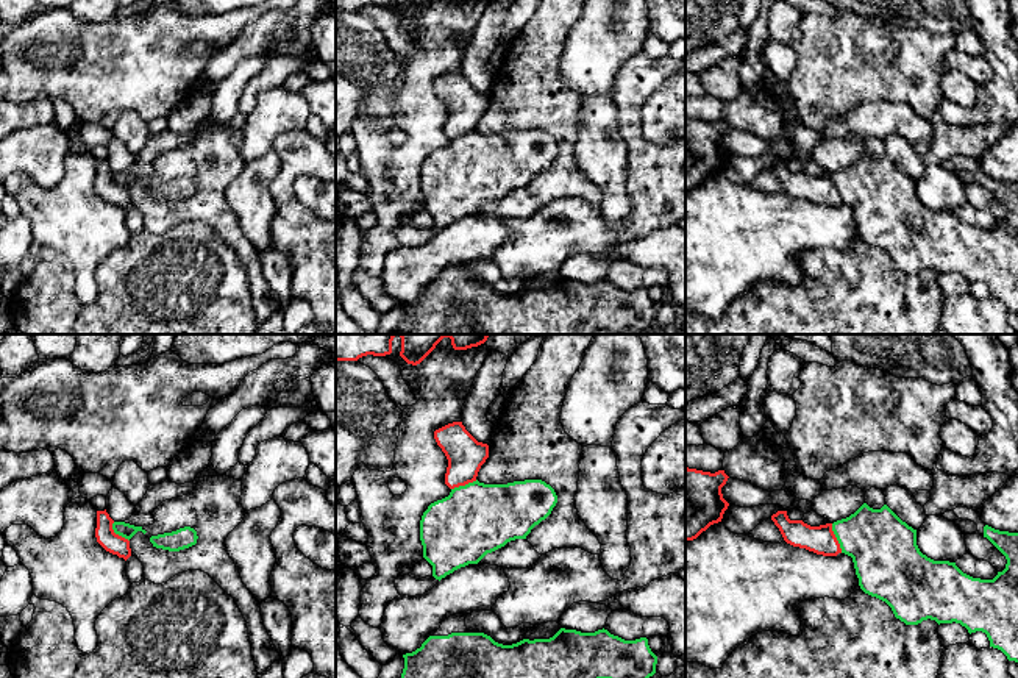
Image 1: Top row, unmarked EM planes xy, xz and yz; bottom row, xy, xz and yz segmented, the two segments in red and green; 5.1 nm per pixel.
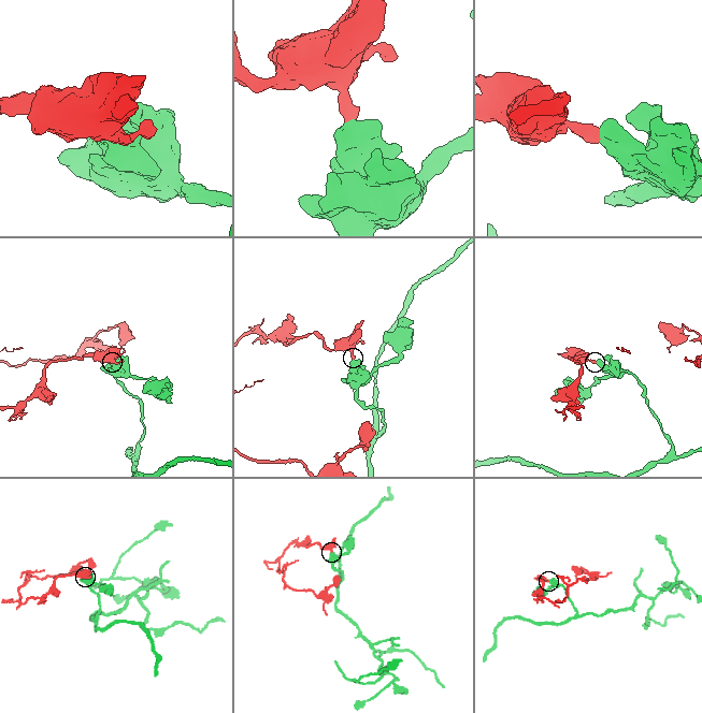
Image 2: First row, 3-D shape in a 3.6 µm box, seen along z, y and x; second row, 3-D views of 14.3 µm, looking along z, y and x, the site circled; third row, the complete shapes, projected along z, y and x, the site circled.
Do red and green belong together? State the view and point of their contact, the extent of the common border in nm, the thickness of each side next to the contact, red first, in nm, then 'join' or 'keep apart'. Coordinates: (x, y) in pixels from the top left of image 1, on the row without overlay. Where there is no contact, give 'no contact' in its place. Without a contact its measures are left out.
contact yz (836, 188); length 160 nm; calibres 140 and 340 nm; keep apart

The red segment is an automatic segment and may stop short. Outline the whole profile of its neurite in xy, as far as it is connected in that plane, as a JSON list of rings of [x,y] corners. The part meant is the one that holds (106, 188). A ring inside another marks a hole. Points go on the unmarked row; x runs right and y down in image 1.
[[[97,161],[97,192],[109,203],[123,208],[125,211],[131,206],[130,191],[116,184],[112,180],[114,170],[105,161]]]

